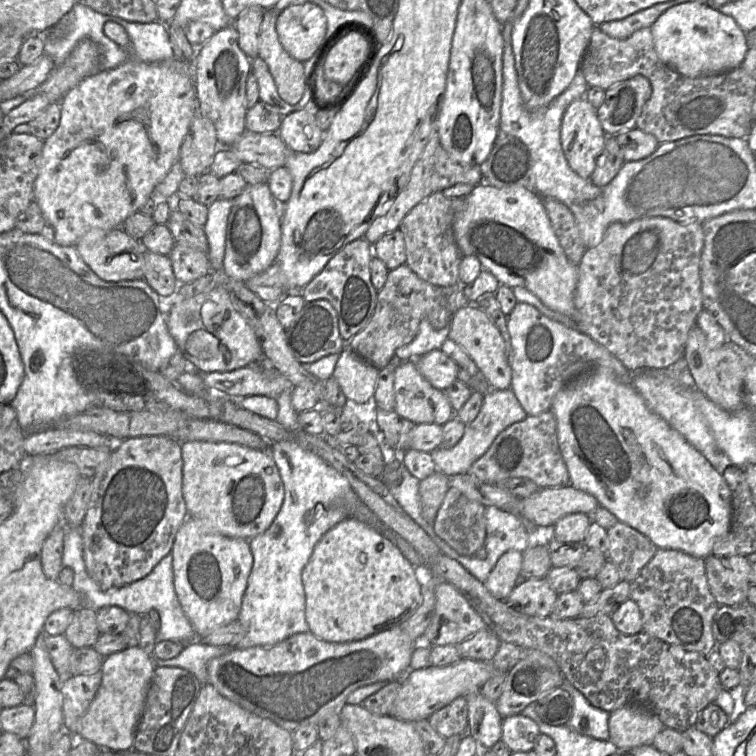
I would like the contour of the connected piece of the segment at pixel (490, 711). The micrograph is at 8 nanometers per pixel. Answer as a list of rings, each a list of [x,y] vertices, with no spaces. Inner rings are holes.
[[[479,690],[466,696],[468,706],[468,730],[481,749],[490,749],[501,739],[503,717],[496,704],[486,699]]]

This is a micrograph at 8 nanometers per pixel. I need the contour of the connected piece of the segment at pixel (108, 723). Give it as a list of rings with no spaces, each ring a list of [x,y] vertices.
[[[138,646],[125,648],[104,658],[100,668],[101,684],[81,720],[78,740],[90,741],[100,749],[114,752],[132,749],[147,689],[154,673],[152,658]]]

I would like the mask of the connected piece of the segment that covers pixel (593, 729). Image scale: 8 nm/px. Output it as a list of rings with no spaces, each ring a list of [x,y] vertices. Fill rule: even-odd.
[[[567,680],[560,686],[573,700],[573,712],[566,724],[570,729],[598,740],[609,739],[609,713],[592,706],[586,697]]]

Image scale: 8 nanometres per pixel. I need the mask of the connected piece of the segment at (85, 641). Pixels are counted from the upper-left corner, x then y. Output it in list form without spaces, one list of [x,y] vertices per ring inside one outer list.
[[[91,607],[74,610],[64,635],[74,648],[93,647],[101,635],[97,626],[97,610]]]

